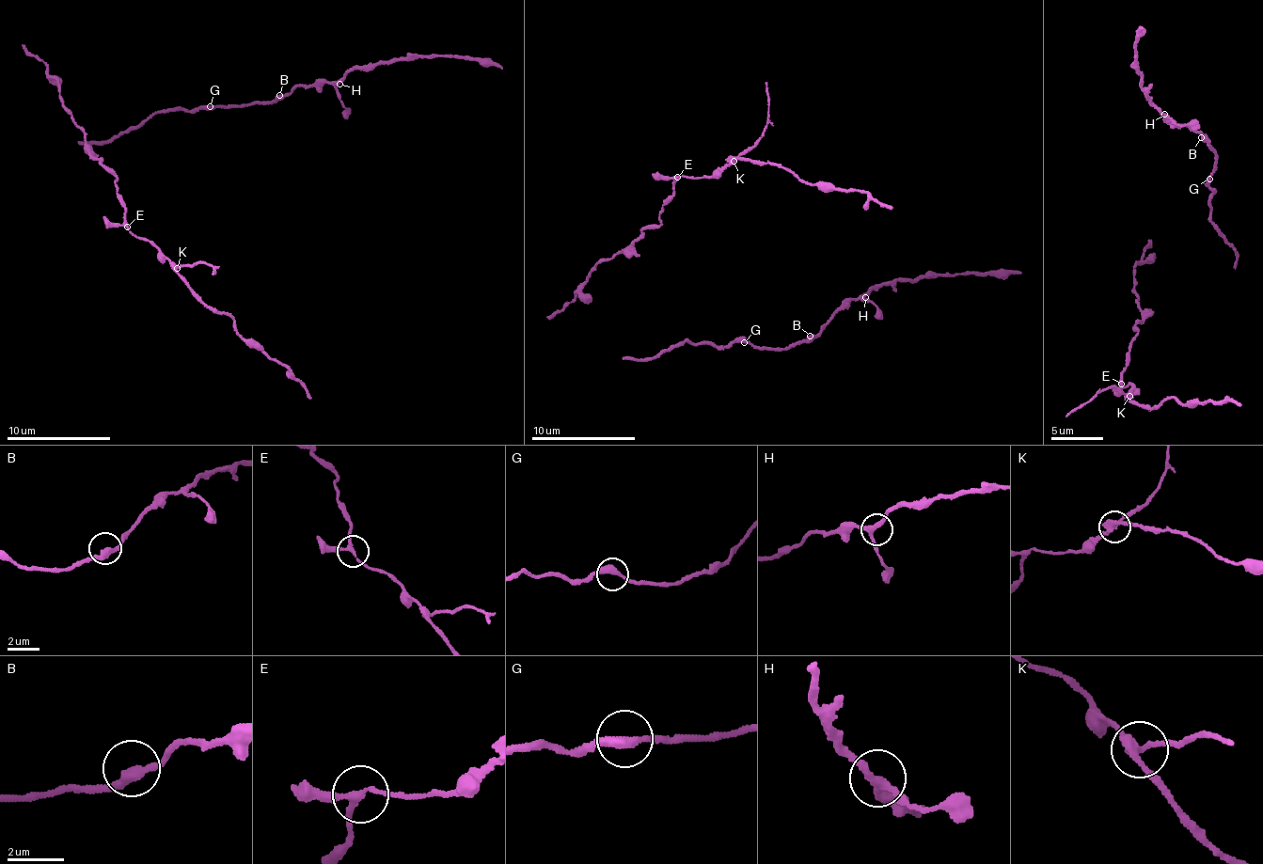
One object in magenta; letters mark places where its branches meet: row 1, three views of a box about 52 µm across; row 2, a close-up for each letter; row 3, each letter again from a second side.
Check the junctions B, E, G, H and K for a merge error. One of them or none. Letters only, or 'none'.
K

